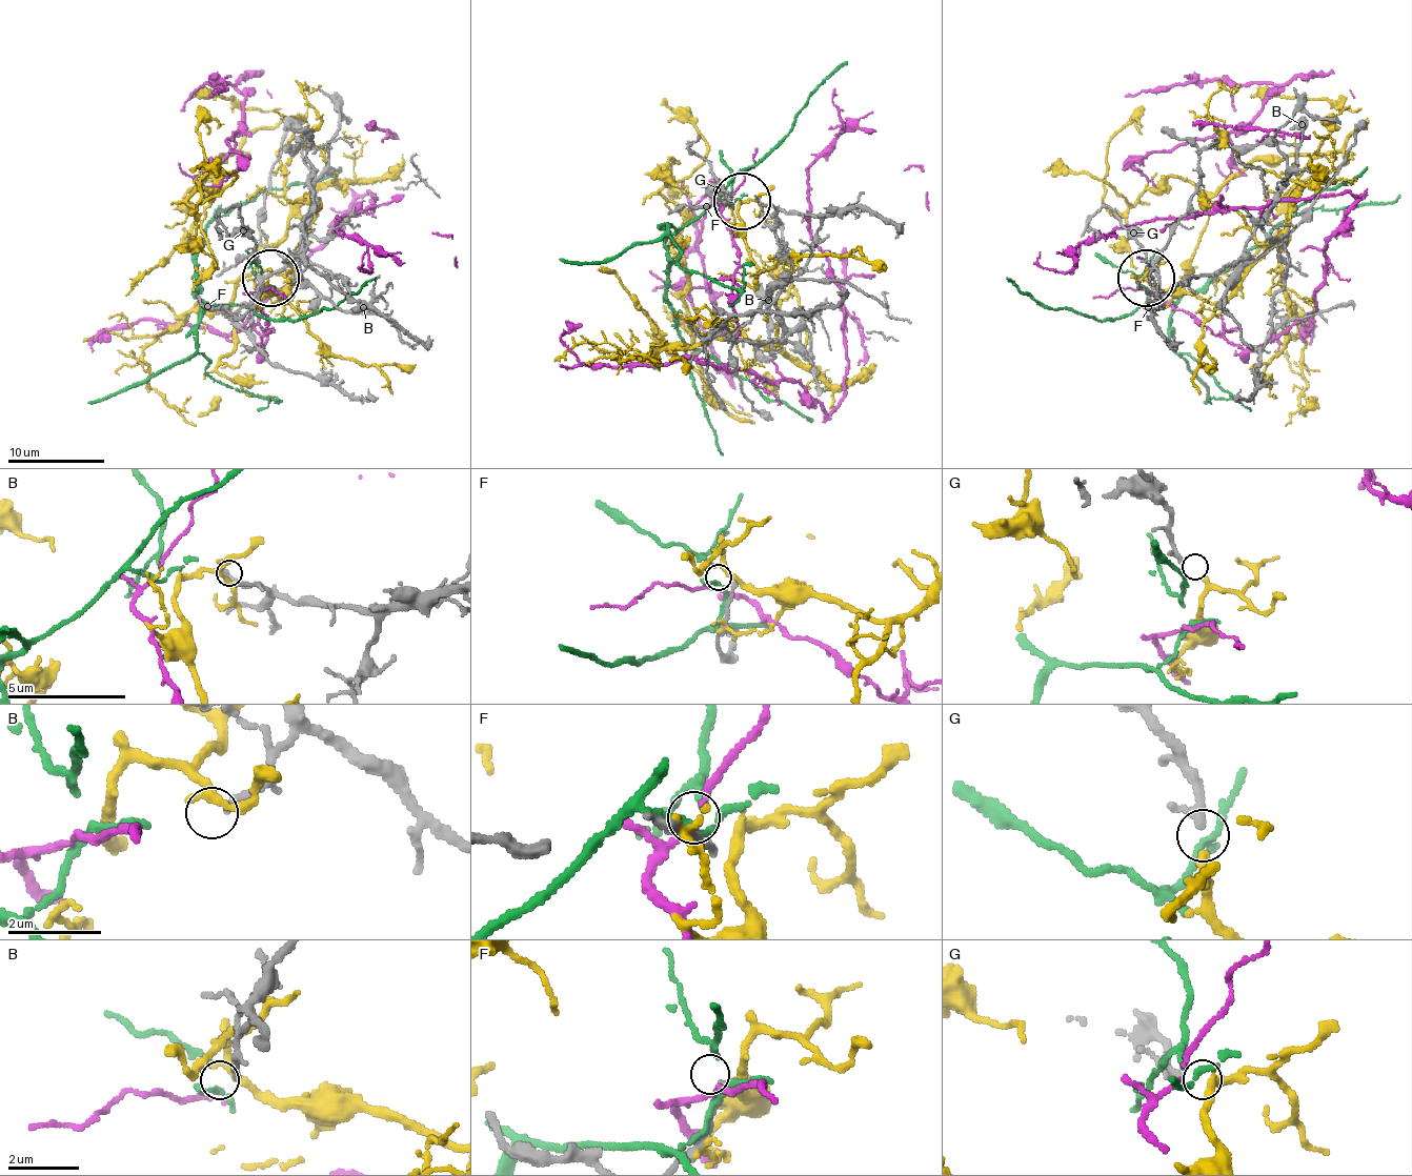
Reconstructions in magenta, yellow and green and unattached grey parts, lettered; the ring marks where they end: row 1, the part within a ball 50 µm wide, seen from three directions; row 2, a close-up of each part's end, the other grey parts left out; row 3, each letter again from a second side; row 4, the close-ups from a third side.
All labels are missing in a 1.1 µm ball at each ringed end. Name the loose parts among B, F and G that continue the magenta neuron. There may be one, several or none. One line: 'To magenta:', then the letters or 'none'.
To magenta: F

